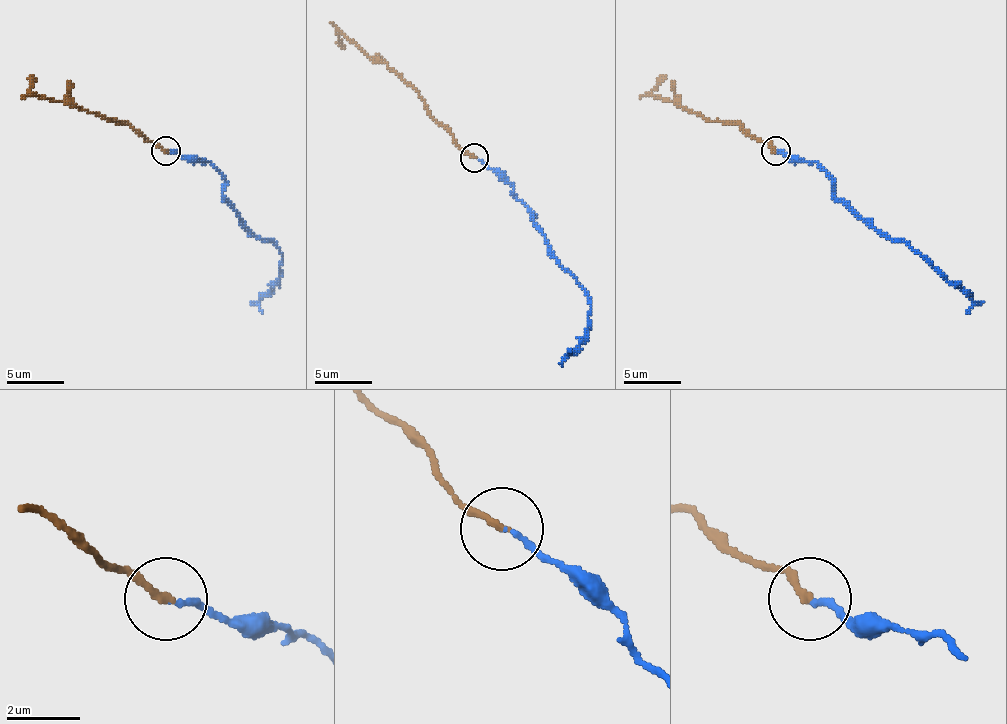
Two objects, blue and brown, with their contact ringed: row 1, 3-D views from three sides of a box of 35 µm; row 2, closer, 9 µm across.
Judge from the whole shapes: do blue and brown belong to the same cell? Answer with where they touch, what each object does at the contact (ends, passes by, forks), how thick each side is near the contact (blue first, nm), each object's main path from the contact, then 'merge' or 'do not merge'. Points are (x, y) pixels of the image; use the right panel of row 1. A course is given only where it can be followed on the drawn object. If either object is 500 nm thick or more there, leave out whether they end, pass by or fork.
place (775, 151); blue ends; brown ends; calibres 120 and 200 nm; course blue (775, 150), (815, 161), (829, 176), (837, 199), (886, 236), (915, 250), (972, 299), (966, 313); course brown (775, 150), (737, 124), (657, 98), (654, 87), (666, 75); merge

